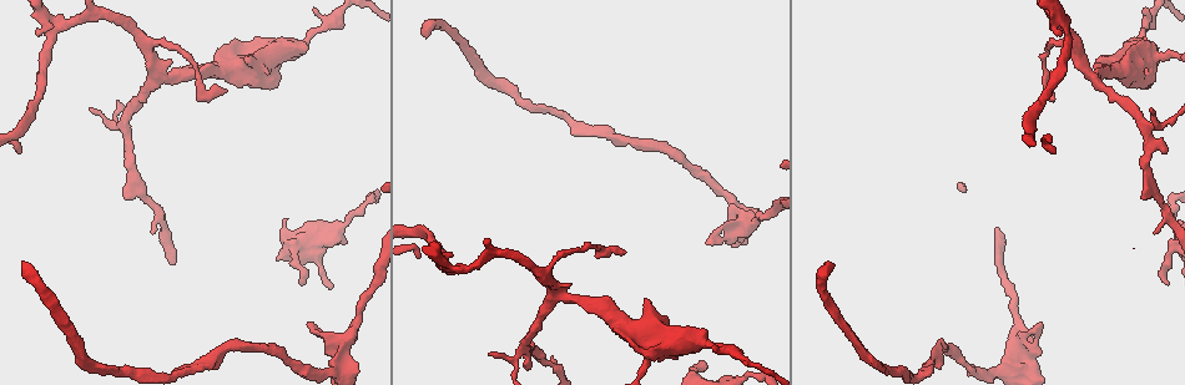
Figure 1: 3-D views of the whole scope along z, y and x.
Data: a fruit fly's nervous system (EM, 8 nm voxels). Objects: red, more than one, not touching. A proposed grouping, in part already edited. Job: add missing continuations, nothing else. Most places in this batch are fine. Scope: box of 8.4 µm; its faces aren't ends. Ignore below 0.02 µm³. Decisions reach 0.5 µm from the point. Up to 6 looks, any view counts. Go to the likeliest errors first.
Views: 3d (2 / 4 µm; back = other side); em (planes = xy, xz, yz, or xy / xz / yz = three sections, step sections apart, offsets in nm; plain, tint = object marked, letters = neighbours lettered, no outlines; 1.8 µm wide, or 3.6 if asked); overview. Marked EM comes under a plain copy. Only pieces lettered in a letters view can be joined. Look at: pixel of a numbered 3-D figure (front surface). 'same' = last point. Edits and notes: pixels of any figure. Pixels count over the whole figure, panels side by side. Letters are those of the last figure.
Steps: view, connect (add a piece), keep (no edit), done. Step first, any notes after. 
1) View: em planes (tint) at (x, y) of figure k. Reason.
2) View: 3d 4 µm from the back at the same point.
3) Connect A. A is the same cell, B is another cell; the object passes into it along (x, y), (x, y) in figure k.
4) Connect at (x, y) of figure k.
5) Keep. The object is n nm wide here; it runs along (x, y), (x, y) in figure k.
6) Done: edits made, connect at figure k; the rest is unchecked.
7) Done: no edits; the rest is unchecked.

View: em planes (letters) at (421, 29) of figure 1. End of a long branch.

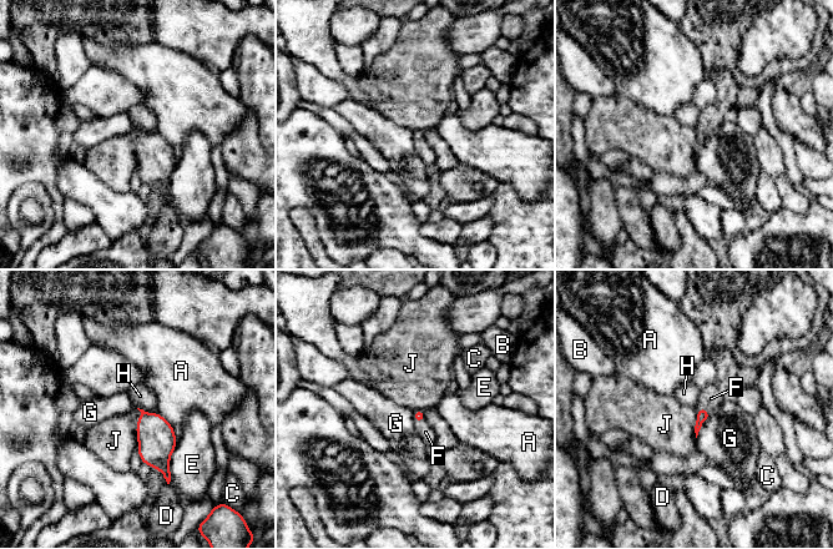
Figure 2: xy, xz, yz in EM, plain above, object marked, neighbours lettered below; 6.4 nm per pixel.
Connect F. F is the same cell, A, B, C, D, E, G, H and J are other cells; the object passes into it along (702, 414), (703, 408), (711, 398) in figure 2; it goes on there.

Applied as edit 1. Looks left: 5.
View: 3d 2 µm from the back at (456, 269) of figure 1. Three-way junction.

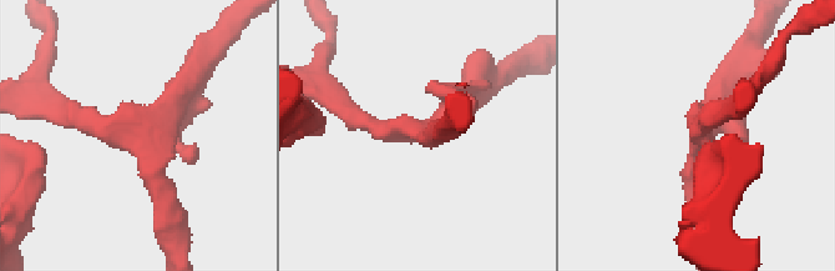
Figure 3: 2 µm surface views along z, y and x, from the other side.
View: em xy step 16 (tint) at (131, 132) of figure 3. Shape alone is not enough.

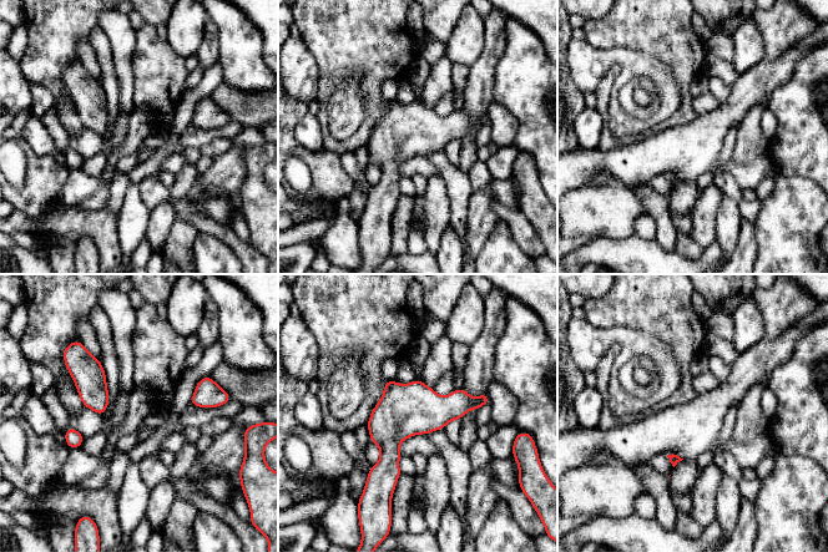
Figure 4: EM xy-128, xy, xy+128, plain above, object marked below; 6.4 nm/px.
View: em xy step 16 (letters) at the same point.

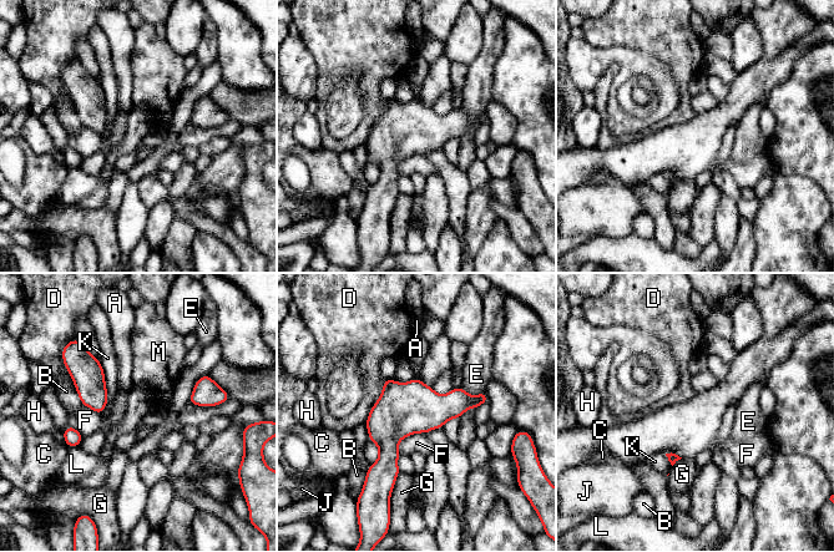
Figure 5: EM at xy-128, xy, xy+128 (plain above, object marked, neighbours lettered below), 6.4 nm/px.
Keep. The object is 340 nm wide here; A, B, C, D, E, F, G, H, J, K, L and M are other cells; none of them fits.

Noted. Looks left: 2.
View: 3d 4 µm at (301, 286) of figure 1. Branch stops here.

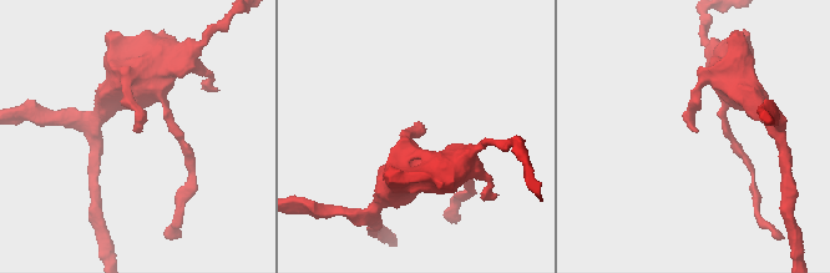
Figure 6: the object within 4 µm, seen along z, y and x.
View: em planes (letters) at (695, 132) of figure 6.

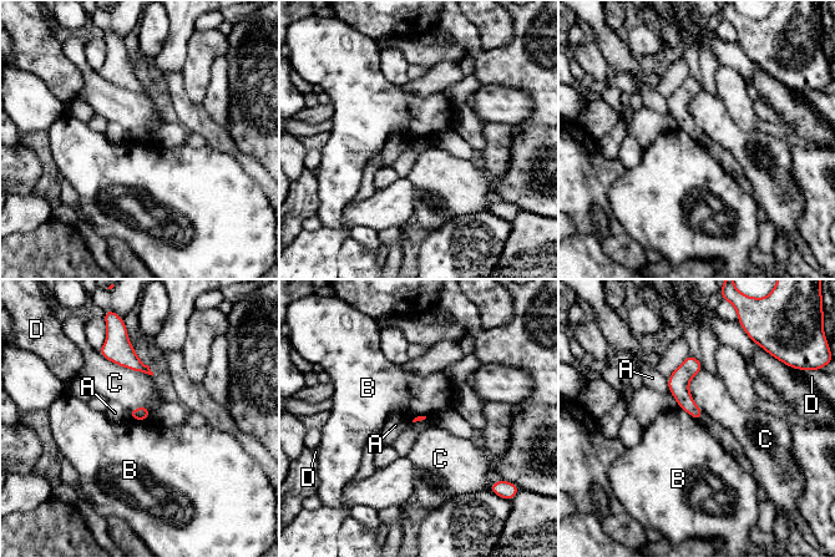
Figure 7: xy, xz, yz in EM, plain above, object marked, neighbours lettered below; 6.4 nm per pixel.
Keep. A, B, C and D are other cells; it runs along (689, 359), (683, 398), (697, 415) in figure 7; none of them fits.

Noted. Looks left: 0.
Done: edits made, connect at figure 2; the rest is unchecked.

